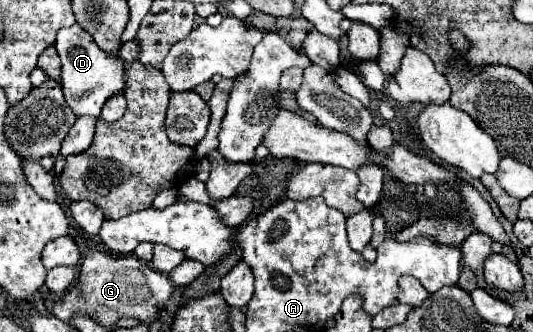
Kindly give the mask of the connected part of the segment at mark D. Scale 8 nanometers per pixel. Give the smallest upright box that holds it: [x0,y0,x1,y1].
[54,23,124,117]

